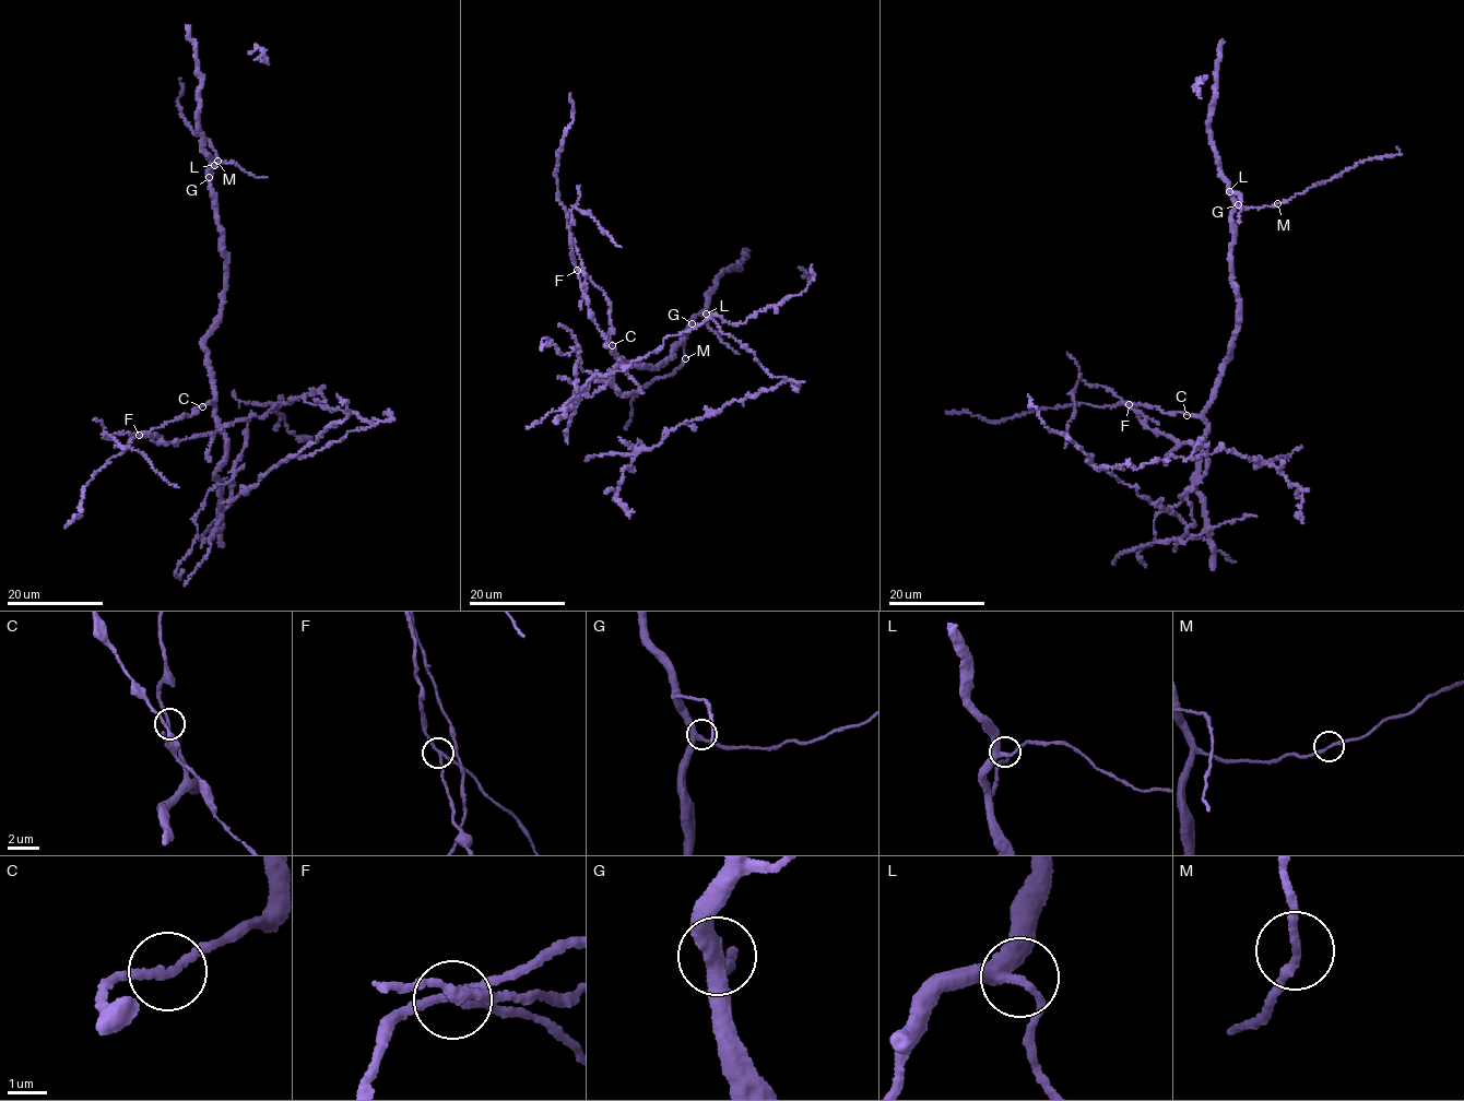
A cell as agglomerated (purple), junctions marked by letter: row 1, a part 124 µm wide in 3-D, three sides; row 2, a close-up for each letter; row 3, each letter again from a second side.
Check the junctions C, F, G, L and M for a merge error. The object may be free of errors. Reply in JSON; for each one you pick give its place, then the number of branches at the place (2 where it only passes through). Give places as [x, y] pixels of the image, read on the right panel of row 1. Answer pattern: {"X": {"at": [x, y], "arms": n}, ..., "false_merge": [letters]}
{"F": {"at": [1129, 404], "arms": 3}, "false_merge": ["F"]}

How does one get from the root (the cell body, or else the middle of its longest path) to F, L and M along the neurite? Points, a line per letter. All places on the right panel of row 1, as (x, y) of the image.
F: (1205, 519), (1204, 499), (1194, 480), (1206, 423), (1199, 416), (1163, 413), (1138, 402), (1129, 404)
L: (1205, 519), (1194, 480), (1206, 428), (1203, 410), (1237, 321), (1229, 191)
M: (1205, 519), (1194, 480), (1206, 428), (1203, 410), (1237, 326), (1231, 214), (1237, 206), (1277, 203)

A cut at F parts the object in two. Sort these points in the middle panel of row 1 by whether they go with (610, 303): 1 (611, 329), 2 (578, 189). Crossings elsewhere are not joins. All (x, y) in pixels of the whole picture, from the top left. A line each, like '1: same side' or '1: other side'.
1: same side
2: other side

